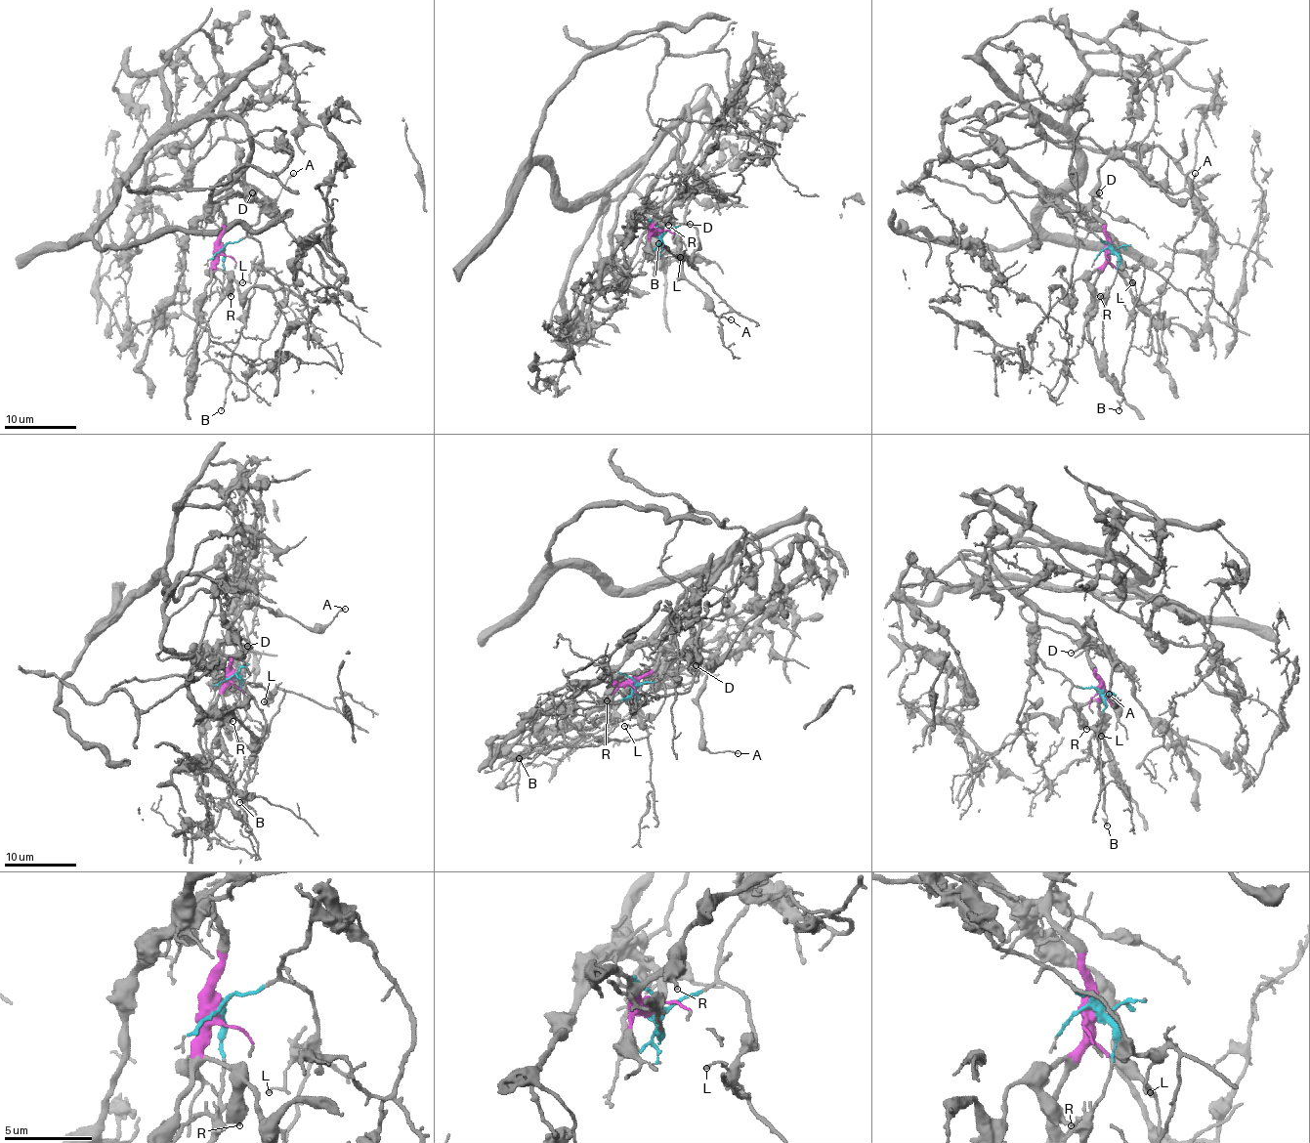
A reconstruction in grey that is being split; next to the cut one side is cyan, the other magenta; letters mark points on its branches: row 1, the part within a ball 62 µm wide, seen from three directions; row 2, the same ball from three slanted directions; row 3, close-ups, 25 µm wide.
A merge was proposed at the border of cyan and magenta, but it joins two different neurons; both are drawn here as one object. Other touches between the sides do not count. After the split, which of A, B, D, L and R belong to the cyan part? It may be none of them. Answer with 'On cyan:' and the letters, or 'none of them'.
On cyan: B, L

